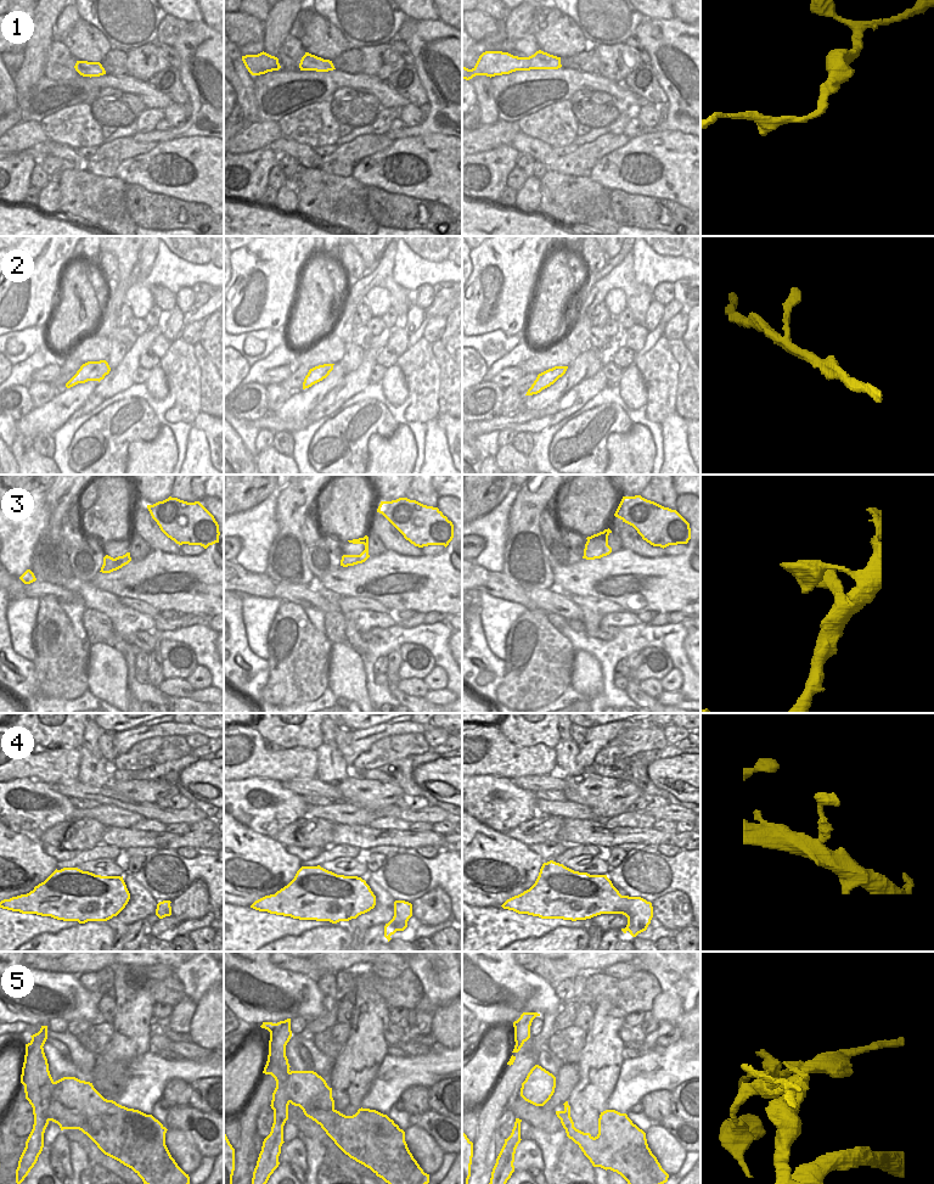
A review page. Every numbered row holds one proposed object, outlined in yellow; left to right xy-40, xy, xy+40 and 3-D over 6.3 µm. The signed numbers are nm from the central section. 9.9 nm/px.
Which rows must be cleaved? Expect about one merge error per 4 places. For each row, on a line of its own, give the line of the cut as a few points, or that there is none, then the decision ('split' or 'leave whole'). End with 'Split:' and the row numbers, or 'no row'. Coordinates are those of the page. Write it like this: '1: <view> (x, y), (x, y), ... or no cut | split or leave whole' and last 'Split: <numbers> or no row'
1: no cut | leave whole
2: no cut | leave whole
3: no cut | leave whole
4: no cut | leave whole
5: xy-40 (52, 1082), (52, 1096), (61, 1104), (67, 1123), (74, 1128) | split
Split: 5

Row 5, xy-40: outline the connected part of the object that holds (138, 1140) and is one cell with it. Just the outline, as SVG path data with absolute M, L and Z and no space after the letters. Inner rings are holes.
M63 1077L54 1082L52 1098L62 1104L68 1126L86 1134L107 1156L131 1168L144 1184L190 1184L165 1145L167 1128L152 1115L105 1099L90 1082Z

